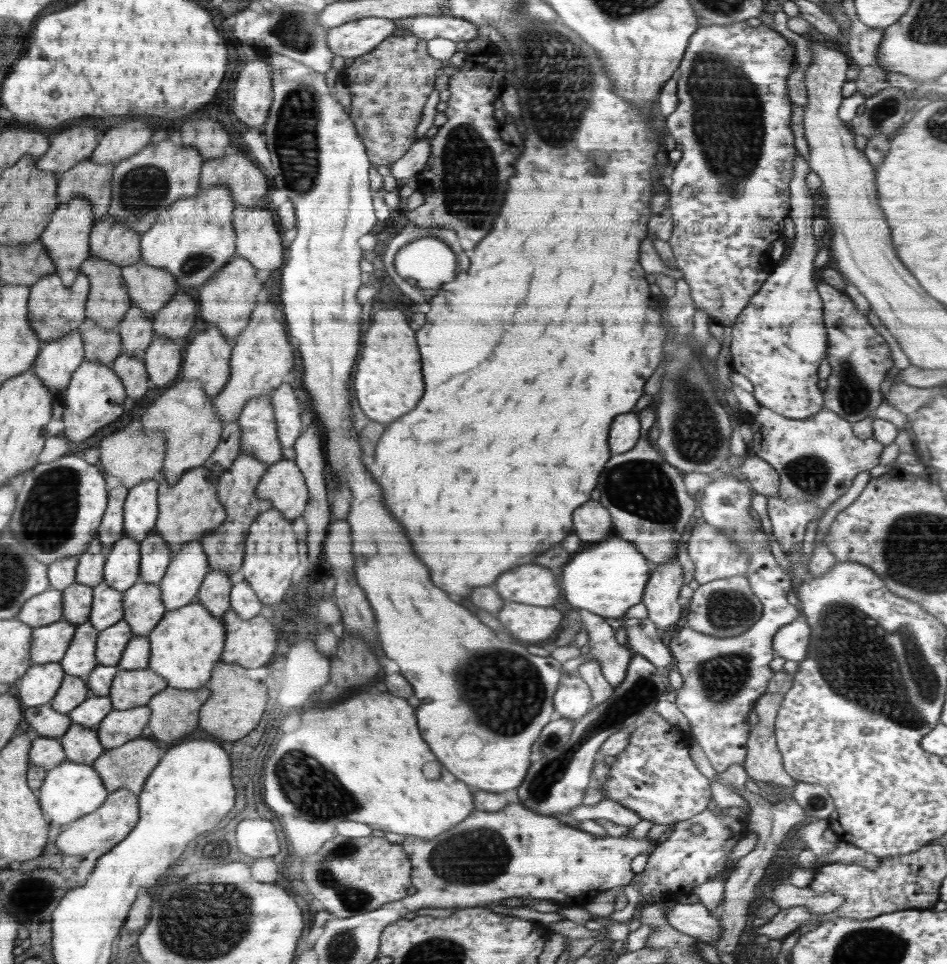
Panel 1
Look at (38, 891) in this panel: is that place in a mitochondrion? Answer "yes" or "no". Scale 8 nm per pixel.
yes

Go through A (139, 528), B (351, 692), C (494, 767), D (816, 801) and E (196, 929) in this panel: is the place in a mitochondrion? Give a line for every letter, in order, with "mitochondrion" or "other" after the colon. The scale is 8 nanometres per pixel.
A: other
B: other
C: other
D: mitochondrion
E: mitochondrion

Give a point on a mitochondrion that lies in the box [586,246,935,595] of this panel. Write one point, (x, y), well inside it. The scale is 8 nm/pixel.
(694, 430)

